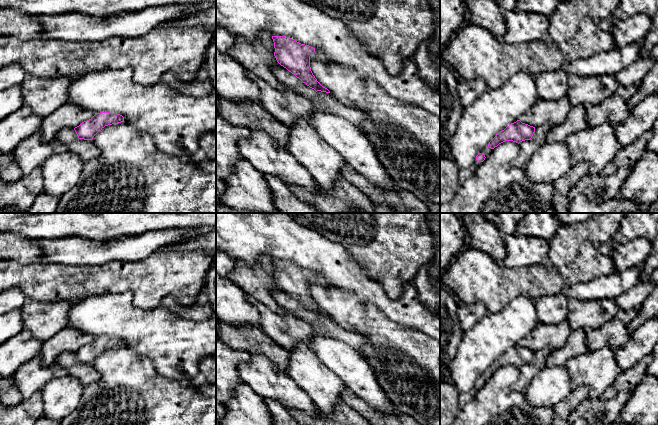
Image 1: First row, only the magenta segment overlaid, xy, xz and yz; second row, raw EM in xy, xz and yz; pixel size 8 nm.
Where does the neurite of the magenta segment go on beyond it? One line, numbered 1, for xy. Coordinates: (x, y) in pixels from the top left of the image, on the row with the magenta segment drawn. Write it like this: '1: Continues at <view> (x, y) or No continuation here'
1: No continuation here

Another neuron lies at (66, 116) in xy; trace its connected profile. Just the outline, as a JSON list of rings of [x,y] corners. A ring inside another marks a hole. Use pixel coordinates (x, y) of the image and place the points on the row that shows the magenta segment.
[[[65,103],[52,114],[43,118],[39,131],[42,142],[48,143],[56,139],[56,135],[64,128],[75,128],[82,122],[91,119],[94,112],[81,109],[70,103]]]

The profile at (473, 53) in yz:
[[[474,24],[461,27],[442,52],[442,60],[465,80],[482,79],[489,89],[499,89],[515,73],[524,71],[535,77],[540,73],[561,69],[564,56],[558,48],[549,49],[548,41],[538,40],[508,44],[496,39],[490,31]]]

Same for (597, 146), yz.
[[[610,123],[587,127],[570,135],[564,142],[573,164],[588,162],[588,174],[592,176],[600,174],[622,148],[617,140],[616,126]]]

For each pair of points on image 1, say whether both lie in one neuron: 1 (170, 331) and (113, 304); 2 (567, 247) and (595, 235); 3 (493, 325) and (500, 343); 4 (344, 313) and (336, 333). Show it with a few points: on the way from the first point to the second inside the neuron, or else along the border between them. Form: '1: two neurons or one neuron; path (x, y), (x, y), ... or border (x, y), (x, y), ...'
1: one neuron; path (156, 331), (144, 331), (136, 327), (127, 318)
2: one neuron; path (574, 244), (585, 235), (588, 235)
3: one neuron; path (494, 329), (496, 339)
4: two neurons; border (330, 316), (344, 328), (357, 332), (360, 335)

